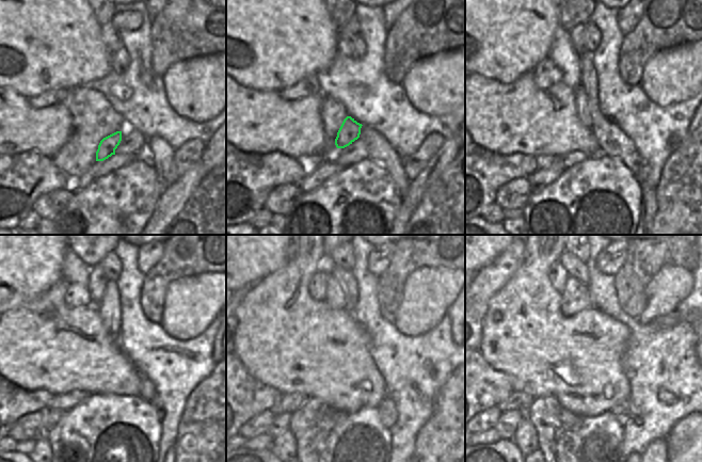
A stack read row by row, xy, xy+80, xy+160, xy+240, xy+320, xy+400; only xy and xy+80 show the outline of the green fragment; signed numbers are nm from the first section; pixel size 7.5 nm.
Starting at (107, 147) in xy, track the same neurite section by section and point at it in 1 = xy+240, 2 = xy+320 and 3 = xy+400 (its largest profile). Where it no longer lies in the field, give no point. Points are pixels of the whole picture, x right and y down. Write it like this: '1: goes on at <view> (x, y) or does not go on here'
1: goes on at xy+240 (109, 307)
2: goes on at xy+320 (346, 277)
3: goes on at xy+400 (575, 267)

